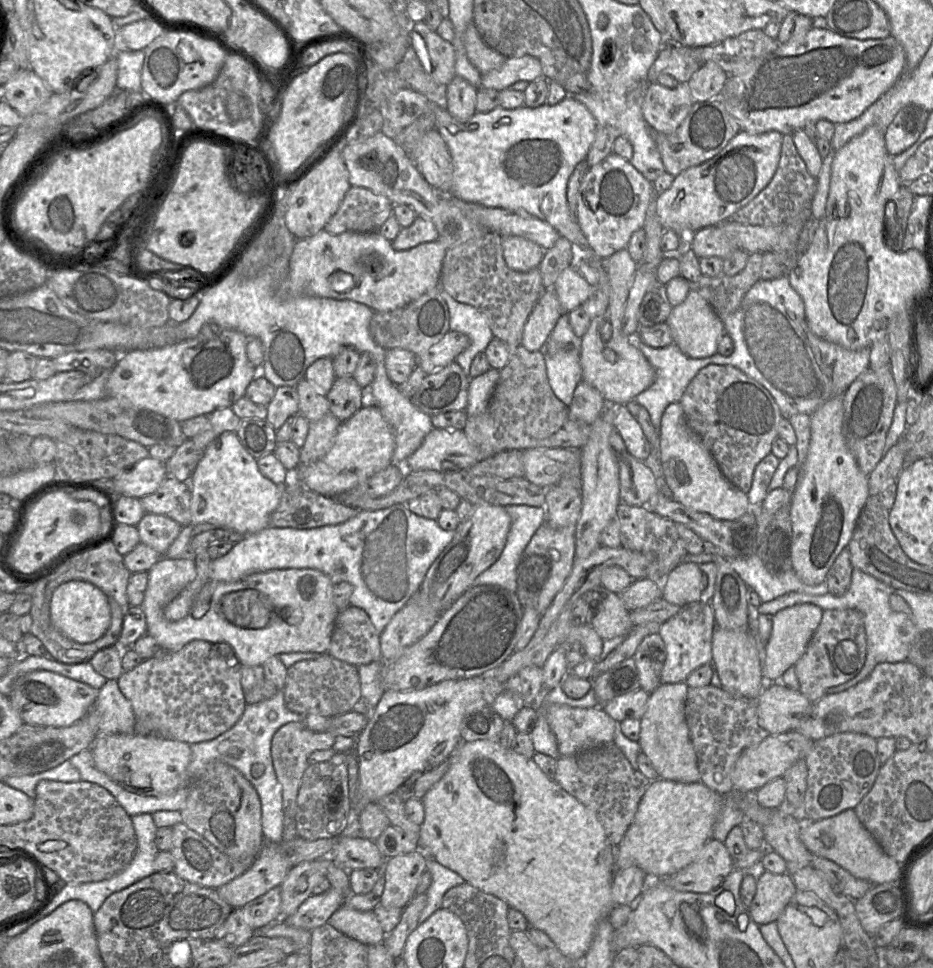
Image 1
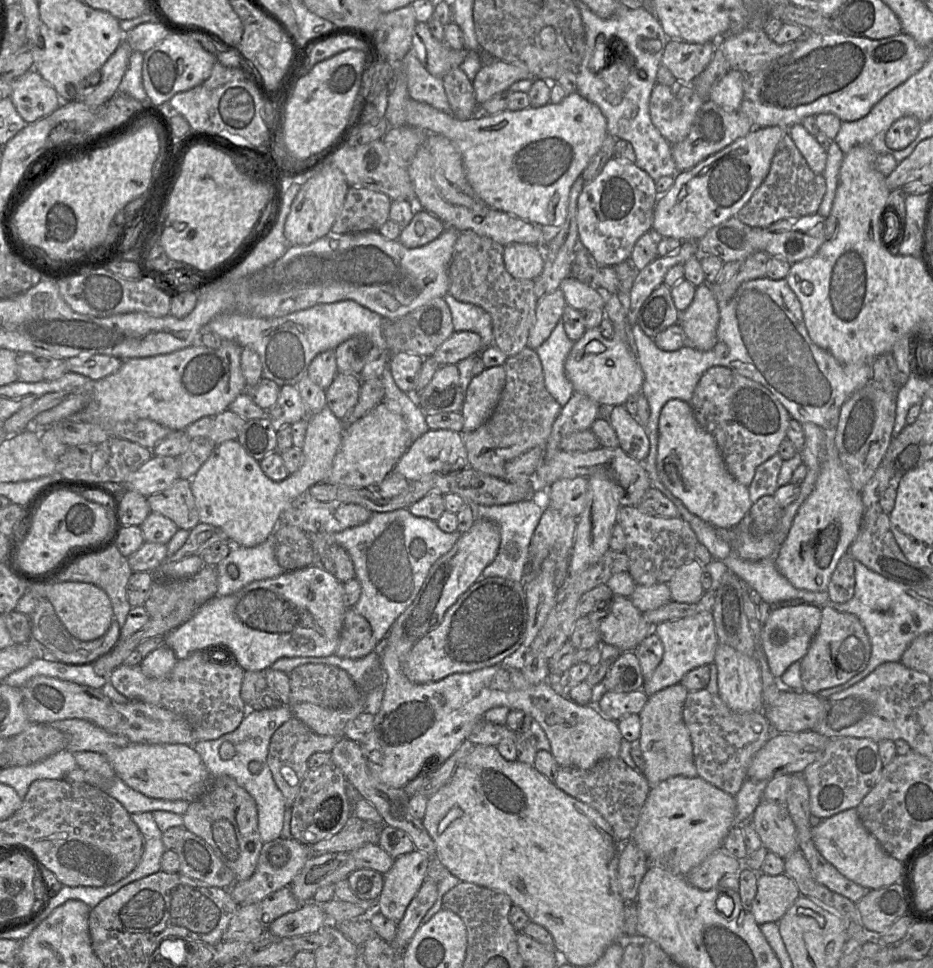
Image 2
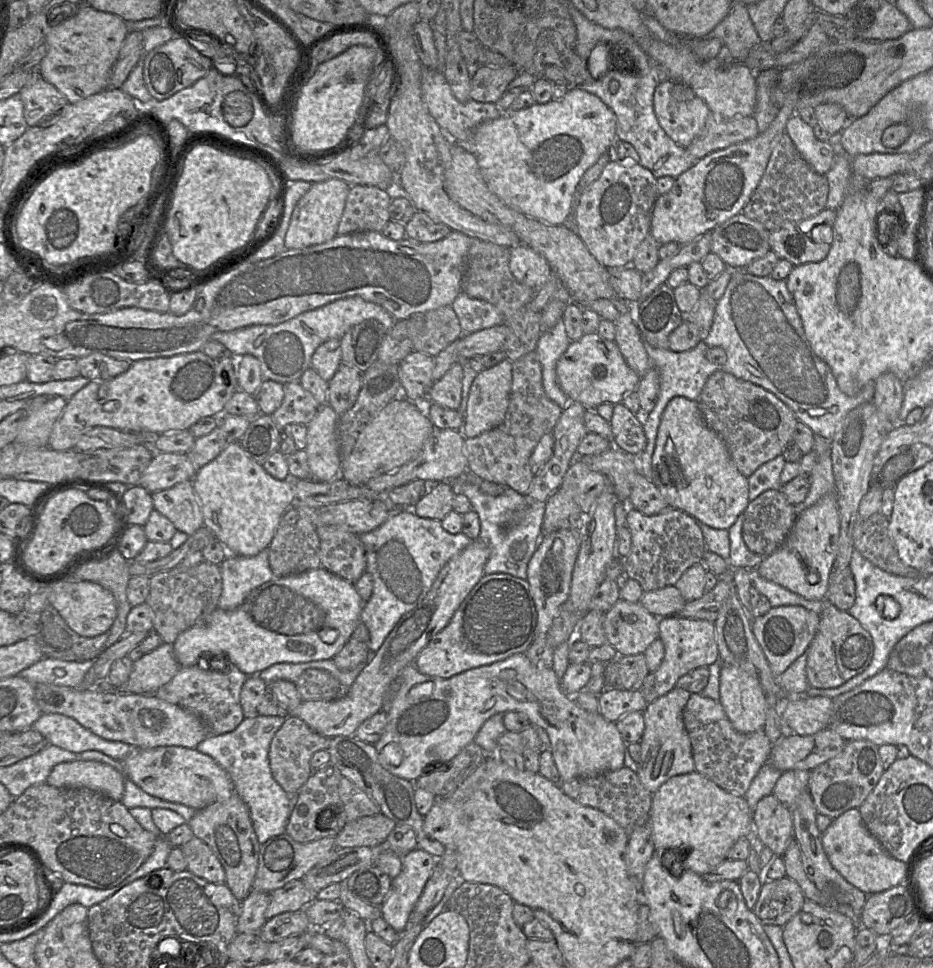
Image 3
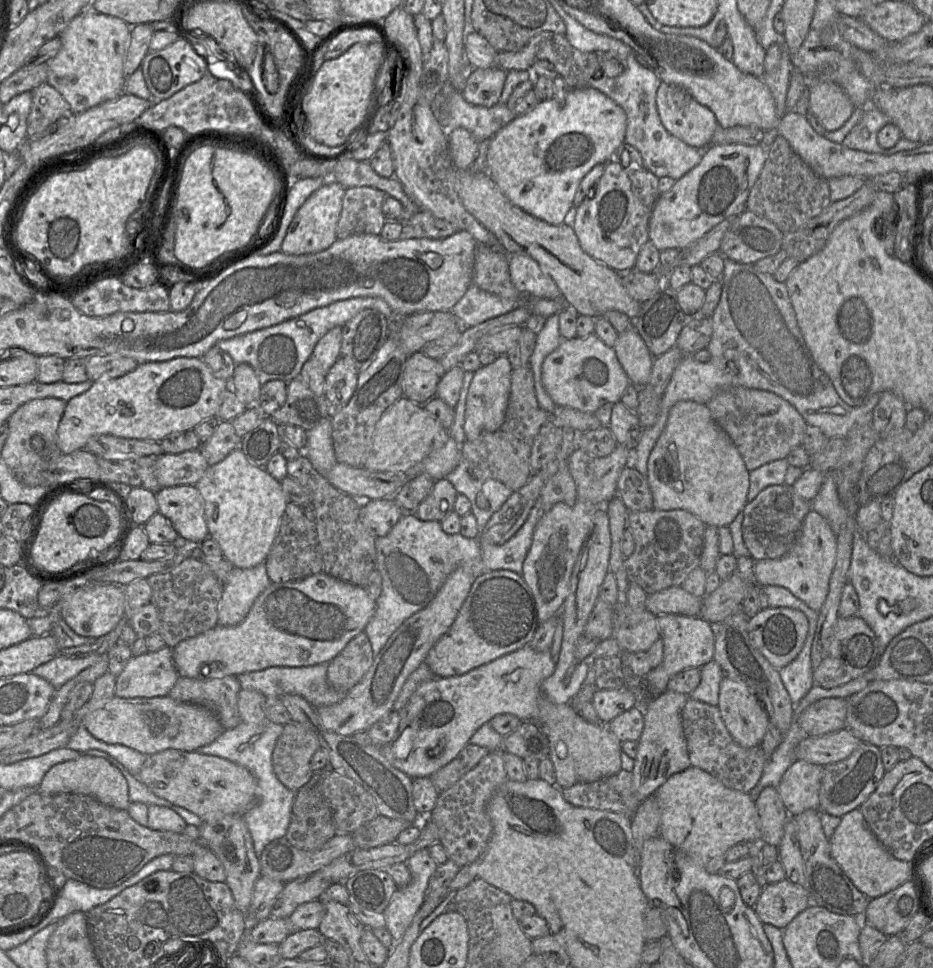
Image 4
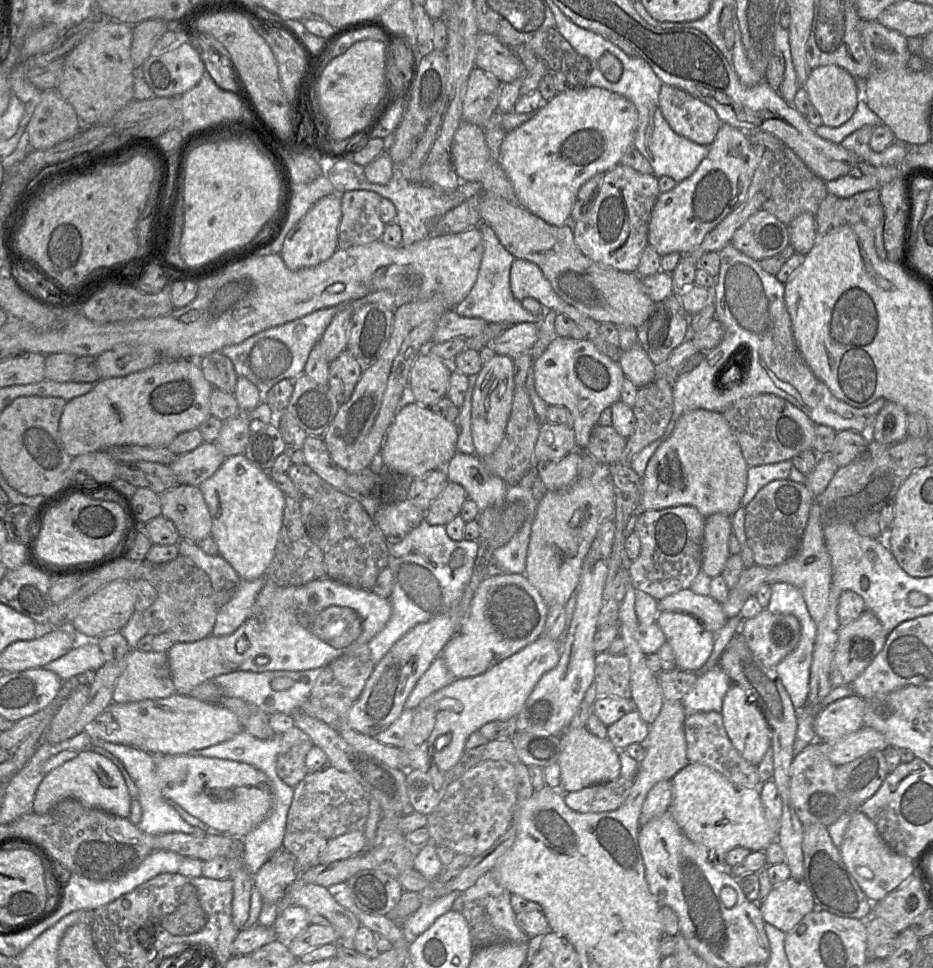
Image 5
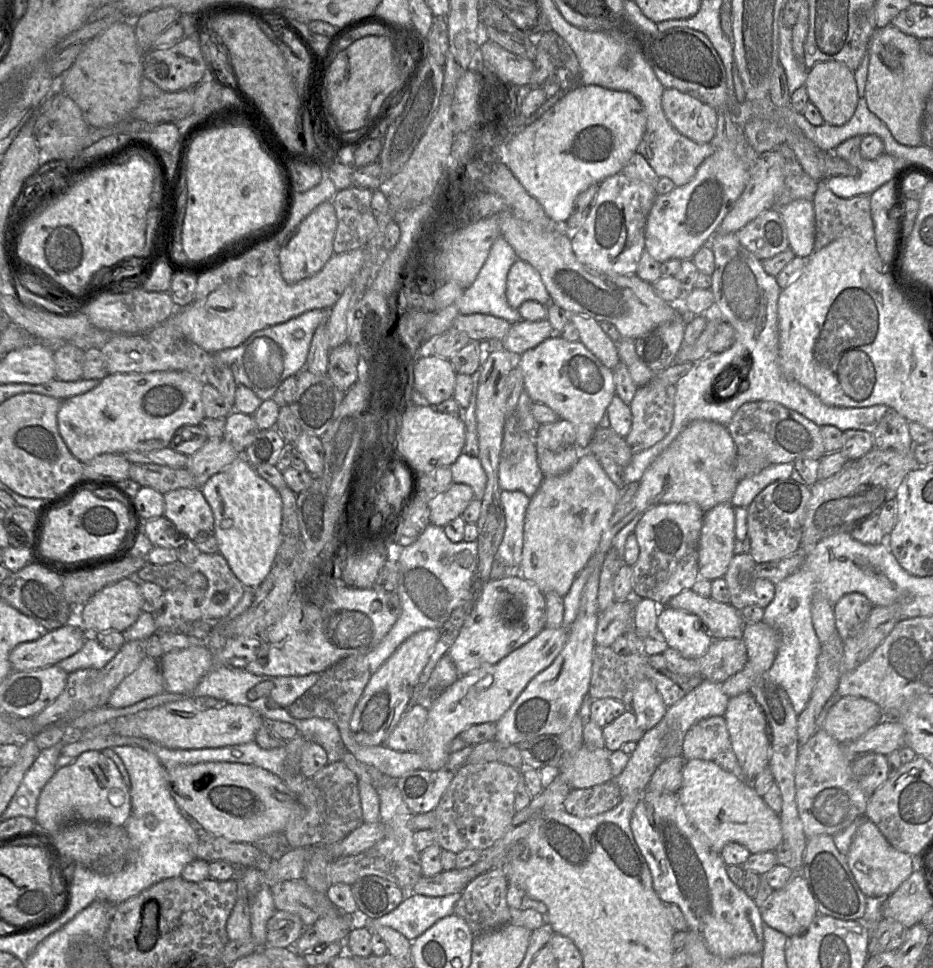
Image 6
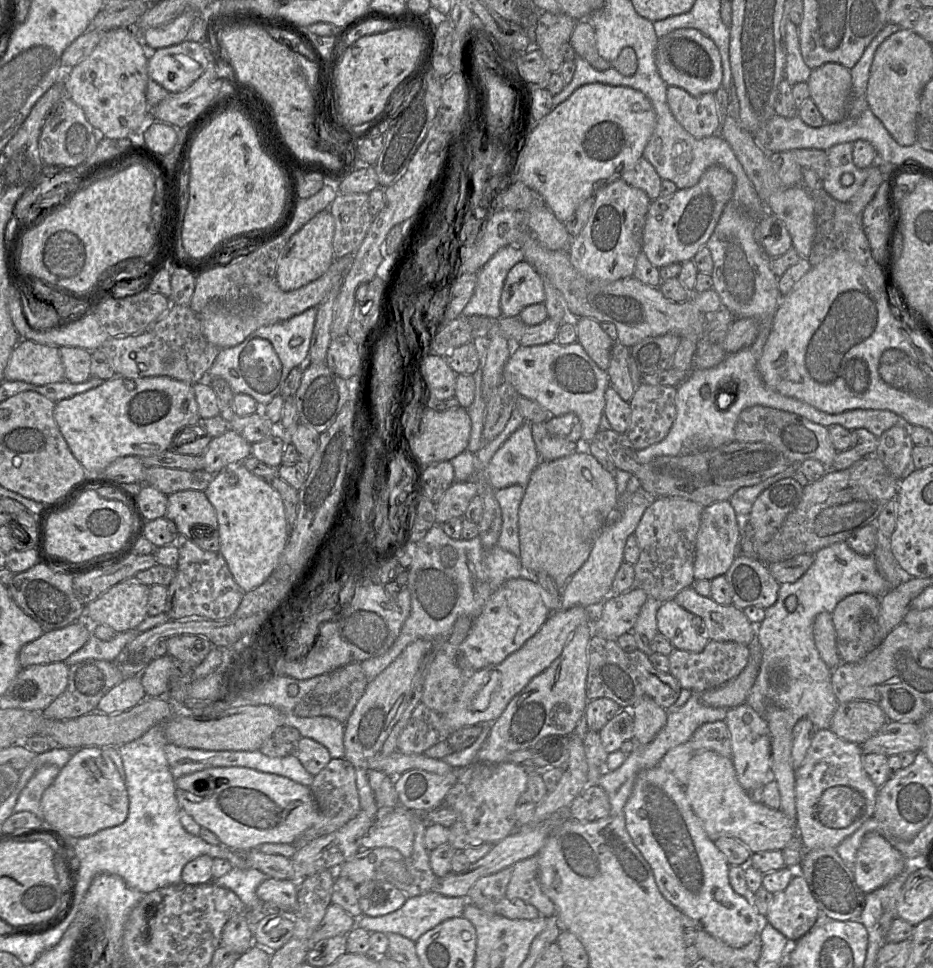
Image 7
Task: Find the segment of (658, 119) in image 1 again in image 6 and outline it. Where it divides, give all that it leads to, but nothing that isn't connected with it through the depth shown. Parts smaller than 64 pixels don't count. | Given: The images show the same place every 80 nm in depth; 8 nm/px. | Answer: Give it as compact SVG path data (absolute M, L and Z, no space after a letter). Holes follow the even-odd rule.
M665 88L662 109L671 125L698 143L710 143L716 134L717 110L674 88Z

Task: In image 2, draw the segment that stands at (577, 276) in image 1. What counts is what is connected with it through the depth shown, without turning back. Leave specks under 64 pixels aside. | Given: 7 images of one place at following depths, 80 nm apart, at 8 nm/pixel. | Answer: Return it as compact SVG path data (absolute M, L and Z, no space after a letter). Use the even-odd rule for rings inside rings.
M569 275L561 282L566 304L577 309L604 309L606 294Z

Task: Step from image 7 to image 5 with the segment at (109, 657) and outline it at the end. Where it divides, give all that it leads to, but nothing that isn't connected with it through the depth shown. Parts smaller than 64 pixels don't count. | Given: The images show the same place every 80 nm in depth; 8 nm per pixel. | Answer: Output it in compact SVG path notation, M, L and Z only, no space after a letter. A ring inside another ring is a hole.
M79 637L79 642L68 653L43 668L57 674L62 681L66 681L84 672L96 672L105 663L106 658L97 641Z

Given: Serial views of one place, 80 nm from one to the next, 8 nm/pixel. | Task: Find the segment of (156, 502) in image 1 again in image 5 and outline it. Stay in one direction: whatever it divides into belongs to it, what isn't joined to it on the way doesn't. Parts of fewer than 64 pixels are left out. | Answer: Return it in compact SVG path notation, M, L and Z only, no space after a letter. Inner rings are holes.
M177 484L159 496L161 515L176 527L181 539L198 543L211 535L212 519L199 486Z

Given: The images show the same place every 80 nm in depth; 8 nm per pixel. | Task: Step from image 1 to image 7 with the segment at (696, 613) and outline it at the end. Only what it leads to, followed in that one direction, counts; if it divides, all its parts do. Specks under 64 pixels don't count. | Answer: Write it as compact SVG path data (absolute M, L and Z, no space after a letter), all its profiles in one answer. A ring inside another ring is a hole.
M675 597L661 603L656 618L658 632L670 641L674 649L698 653L703 651L710 641L702 619L681 607Z

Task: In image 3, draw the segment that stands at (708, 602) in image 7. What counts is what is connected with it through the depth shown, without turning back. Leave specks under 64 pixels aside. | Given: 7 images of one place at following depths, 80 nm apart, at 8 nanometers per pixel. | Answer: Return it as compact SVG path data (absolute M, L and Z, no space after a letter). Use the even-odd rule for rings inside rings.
M675 586L643 592L639 602L650 614L657 618L678 615L686 604Z

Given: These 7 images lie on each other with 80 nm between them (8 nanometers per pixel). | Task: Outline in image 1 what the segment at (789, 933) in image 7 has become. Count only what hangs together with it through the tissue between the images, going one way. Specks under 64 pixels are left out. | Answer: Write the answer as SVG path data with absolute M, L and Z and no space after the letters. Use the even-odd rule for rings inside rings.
M758 870L756 893L748 908L754 922L759 926L776 922L796 892L788 872L773 874Z

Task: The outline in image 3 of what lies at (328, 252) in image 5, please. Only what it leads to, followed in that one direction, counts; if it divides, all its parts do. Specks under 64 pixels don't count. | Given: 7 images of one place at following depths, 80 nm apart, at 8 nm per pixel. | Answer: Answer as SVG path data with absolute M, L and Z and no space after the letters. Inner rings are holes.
M339 179L311 183L310 189L297 202L285 236L286 249L300 249L332 240L342 217L351 185Z

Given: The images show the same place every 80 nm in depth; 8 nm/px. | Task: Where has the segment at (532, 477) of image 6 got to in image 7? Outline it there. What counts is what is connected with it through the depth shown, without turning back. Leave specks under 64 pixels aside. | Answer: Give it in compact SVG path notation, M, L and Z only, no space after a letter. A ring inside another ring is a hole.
M525 421L493 455L487 467L484 469L484 480L494 489L500 489L511 485L526 487L533 470L542 460L536 449L532 437L531 424Z

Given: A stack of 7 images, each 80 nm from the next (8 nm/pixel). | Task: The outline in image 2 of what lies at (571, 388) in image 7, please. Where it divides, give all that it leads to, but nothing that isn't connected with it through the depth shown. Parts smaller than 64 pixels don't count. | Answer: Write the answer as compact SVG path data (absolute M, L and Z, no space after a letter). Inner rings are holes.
M626 323L613 324L613 335L604 338L599 327L586 329L574 342L564 364L565 375L576 392L598 404L623 405L631 395L641 392L644 373L635 354L628 346Z

